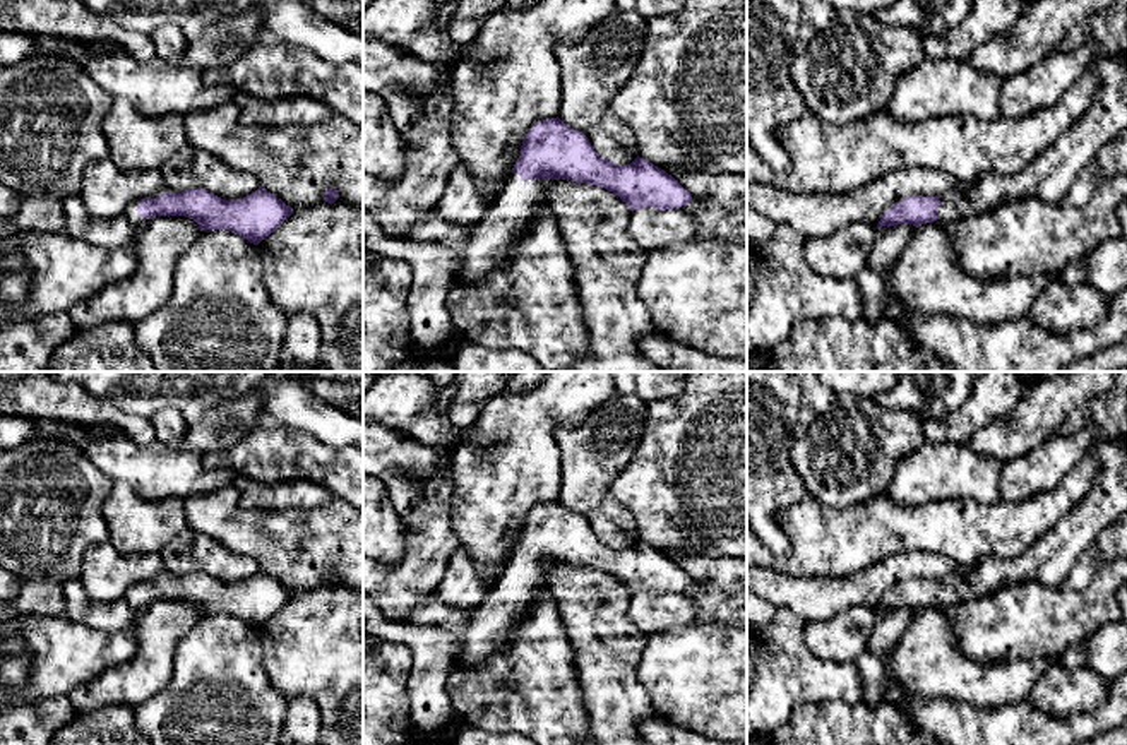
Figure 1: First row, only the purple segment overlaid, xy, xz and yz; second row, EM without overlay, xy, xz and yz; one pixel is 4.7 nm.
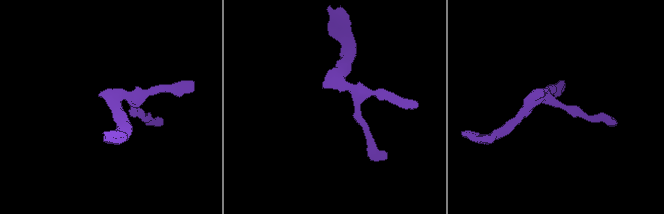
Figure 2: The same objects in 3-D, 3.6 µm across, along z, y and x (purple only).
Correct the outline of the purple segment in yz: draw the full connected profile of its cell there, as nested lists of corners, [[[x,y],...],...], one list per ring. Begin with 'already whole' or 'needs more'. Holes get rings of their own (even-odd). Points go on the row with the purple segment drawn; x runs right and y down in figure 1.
needs more | [[[1094,57],[1100,79],[1088,111],[1053,146],[1028,166],[1009,175],[980,173],[968,190],[947,190],[939,197],[911,195],[892,204],[877,228],[940,221],[957,224],[1017,197],[1062,202],[1074,178],[1086,170],[1100,147],[1127,128],[1127,58]]]

